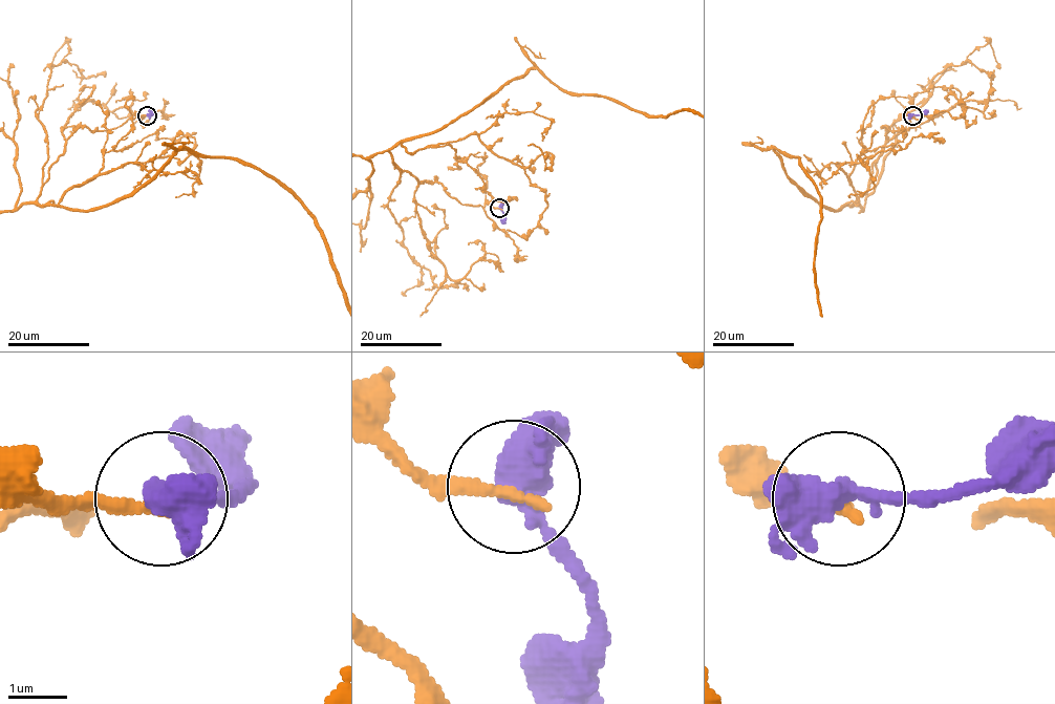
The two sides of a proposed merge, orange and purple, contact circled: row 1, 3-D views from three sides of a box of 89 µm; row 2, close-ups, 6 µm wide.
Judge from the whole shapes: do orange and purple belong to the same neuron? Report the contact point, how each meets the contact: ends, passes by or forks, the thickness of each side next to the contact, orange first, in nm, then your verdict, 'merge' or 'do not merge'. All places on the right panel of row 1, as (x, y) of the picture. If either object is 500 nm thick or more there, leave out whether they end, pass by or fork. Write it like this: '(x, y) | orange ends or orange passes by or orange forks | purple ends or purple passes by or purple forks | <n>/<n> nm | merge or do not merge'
(912, 115) | orange ends | purple passes by | 240/480 nm | do not merge

